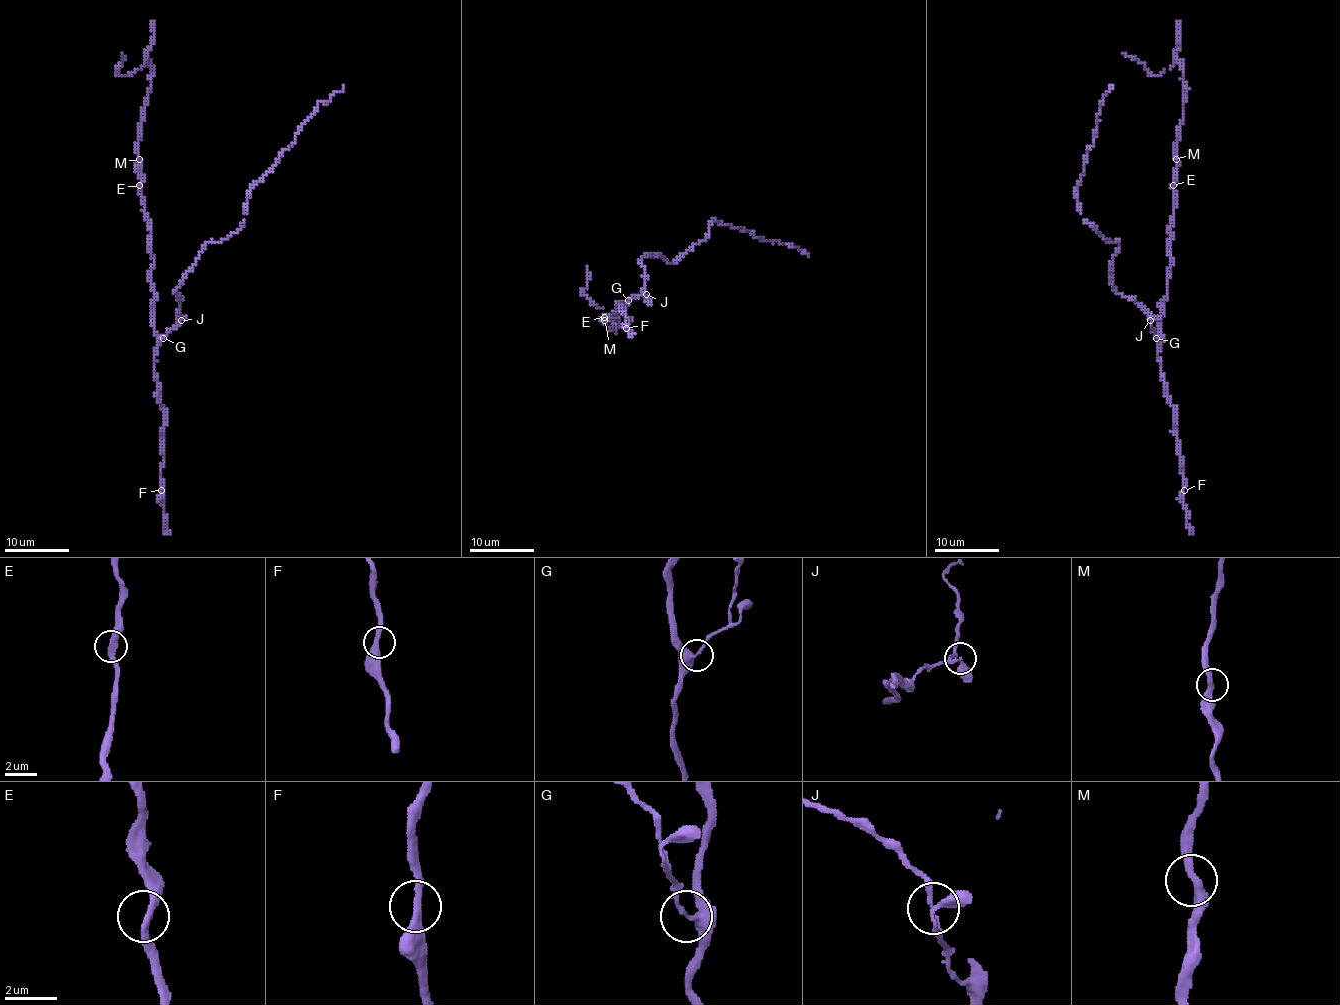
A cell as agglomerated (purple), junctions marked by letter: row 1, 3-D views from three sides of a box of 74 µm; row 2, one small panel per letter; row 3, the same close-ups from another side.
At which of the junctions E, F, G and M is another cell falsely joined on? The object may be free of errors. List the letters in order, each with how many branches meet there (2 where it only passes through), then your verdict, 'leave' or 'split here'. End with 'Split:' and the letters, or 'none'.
E: 2 branches meet; leave
F: 2 branches meet; leave
G: 2 branches meet; leave
M: 2 branches meet; leave
Split: none

